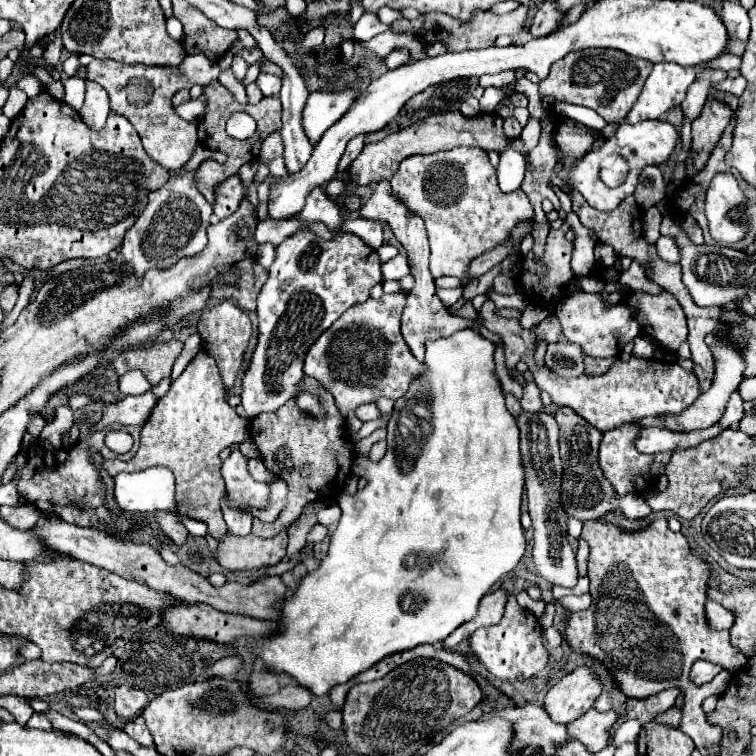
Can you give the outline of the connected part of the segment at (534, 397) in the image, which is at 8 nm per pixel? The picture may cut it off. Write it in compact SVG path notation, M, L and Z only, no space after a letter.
M528 380L526 382L526 386L524 386L524 398L520 400L520 404L522 404L522 408L526 412L540 412L542 410L544 404L540 400L540 390L536 388L534 380Z

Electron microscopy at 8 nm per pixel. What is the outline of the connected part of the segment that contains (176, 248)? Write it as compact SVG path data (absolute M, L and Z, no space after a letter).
M194 172L170 178L162 188L150 192L148 206L126 232L122 244L122 256L128 258L128 264L132 264L136 278L142 280L144 272L150 268L170 268L176 260L202 252L208 244L206 230L210 226L212 212L212 204L208 204L196 188Z

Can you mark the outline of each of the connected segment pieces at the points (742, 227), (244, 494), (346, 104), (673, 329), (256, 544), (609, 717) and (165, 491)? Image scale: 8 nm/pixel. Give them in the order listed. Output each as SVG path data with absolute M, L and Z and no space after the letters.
M716 174L712 178L712 184L706 192L704 212L708 218L708 226L710 226L710 236L716 242L734 244L740 238L744 238L744 234L748 232L748 225L728 218L728 212L740 206L742 202L744 202L744 196L738 184L734 182L732 174Z
M232 450L232 454L222 462L222 476L232 502L252 504L256 508L266 506L266 484L250 478L246 470L246 456L242 456L240 450Z
M344 90L344 92L312 92L308 96L304 116L302 116L302 128L308 136L308 140L316 146L320 142L320 136L338 122L344 112L352 106L352 102L358 98L356 90Z
M666 290L658 294L636 292L636 316L644 328L652 328L652 338L670 354L676 354L688 338L682 306Z
M278 532L272 538L232 536L226 534L218 546L218 562L228 570L258 570L274 566L286 556L288 532Z
M592 708L584 716L568 724L568 734L574 740L580 740L582 744L586 744L590 752L600 752L608 746L618 720L620 720L620 714L616 710L598 712Z
M164 466L114 478L114 502L120 512L158 512L174 508L174 474Z

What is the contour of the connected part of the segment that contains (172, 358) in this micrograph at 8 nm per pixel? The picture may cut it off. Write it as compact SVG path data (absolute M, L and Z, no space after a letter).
M170 340L170 342L156 342L146 348L124 350L112 360L112 366L120 376L128 370L140 370L146 376L146 380L152 386L156 386L162 378L170 376L172 366L180 356L182 348L184 342Z

